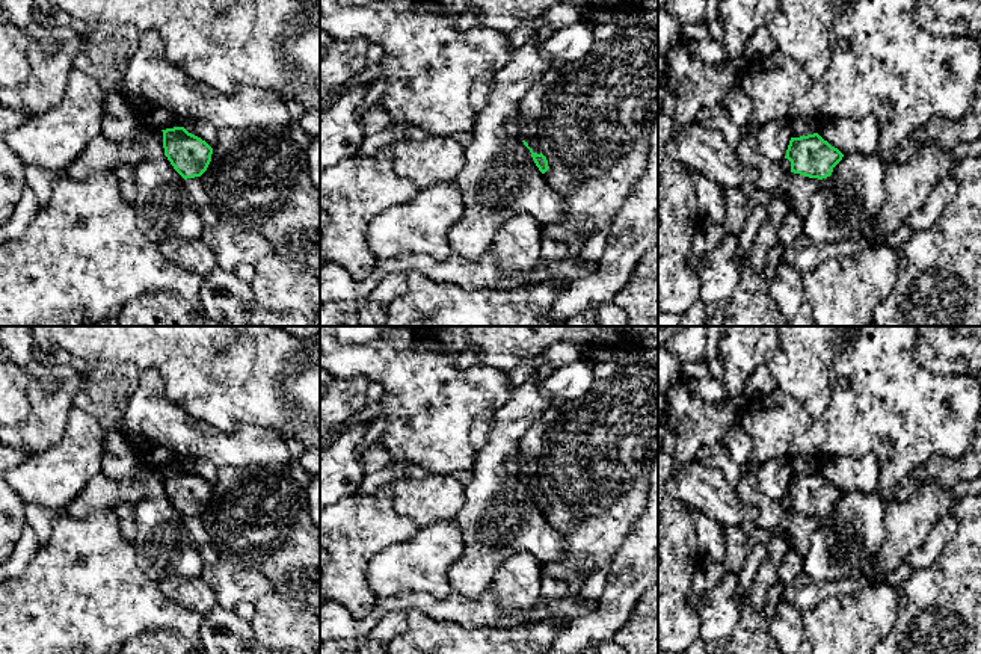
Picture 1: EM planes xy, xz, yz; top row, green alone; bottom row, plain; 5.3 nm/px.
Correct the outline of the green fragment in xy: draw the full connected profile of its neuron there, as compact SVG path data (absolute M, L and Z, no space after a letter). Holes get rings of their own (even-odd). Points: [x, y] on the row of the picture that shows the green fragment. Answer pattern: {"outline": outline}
{"outline": "M184 127L161 131L165 156L174 169L184 180L201 177L211 162L213 148L201 137L189 133Z"}

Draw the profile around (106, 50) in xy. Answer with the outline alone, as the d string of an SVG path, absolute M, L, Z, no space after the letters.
M92 23L80 35L81 48L74 68L94 77L104 92L119 94L119 85L139 47L134 26Z

